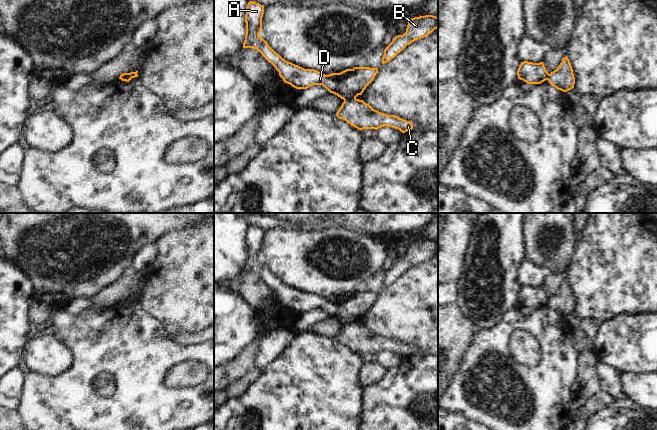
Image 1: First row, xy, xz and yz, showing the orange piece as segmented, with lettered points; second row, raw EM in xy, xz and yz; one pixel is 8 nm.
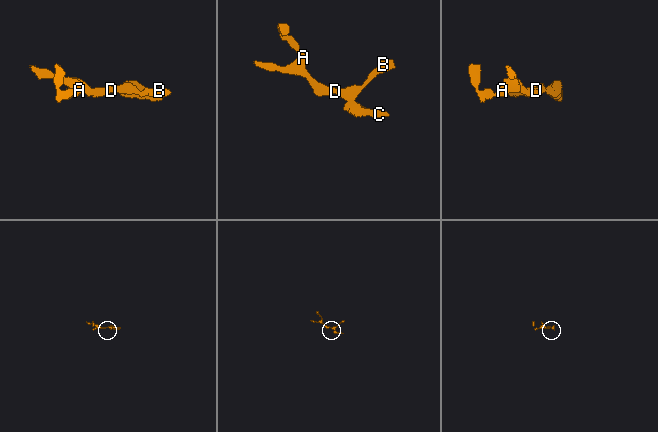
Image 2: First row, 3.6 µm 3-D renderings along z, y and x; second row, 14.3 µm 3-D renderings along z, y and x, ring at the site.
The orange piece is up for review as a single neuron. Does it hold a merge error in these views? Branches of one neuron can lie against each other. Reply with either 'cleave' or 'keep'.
cleave

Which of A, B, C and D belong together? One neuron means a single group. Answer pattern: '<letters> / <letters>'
A B D / C

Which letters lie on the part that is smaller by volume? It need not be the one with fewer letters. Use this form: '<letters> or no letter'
C

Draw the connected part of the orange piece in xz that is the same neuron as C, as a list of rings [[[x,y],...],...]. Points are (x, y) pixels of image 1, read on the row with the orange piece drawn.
[[[359,99],[344,100],[336,116],[360,131],[363,129],[377,130],[384,126],[398,129],[402,133],[413,129],[410,121],[381,113]]]

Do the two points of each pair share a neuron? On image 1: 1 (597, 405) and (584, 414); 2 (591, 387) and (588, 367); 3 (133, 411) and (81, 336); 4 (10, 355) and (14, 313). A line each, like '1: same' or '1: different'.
1: same
2: same
3: same
4: same

